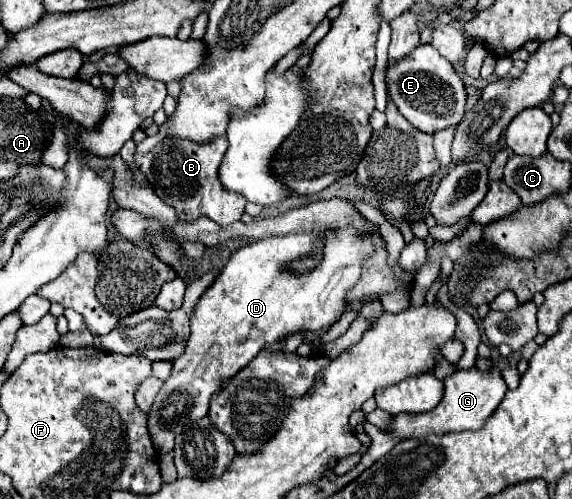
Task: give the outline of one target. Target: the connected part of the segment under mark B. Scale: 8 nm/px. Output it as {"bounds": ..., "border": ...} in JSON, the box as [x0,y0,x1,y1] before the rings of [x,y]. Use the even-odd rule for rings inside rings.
{"bounds":[134,136,246,226],"border":[[[166,136],[148,154],[134,154],[134,162],[144,172],[154,192],[168,206],[176,208],[180,220],[192,222],[200,216],[208,216],[216,224],[228,226],[230,222],[240,220],[240,216],[244,214],[246,200],[238,192],[224,190],[224,186],[220,184],[218,166],[226,154],[226,148],[228,148],[226,136],[218,136],[208,144],[192,144],[190,140],[184,140],[184,138]],[[184,190],[190,190],[190,192],[184,192]]]}

